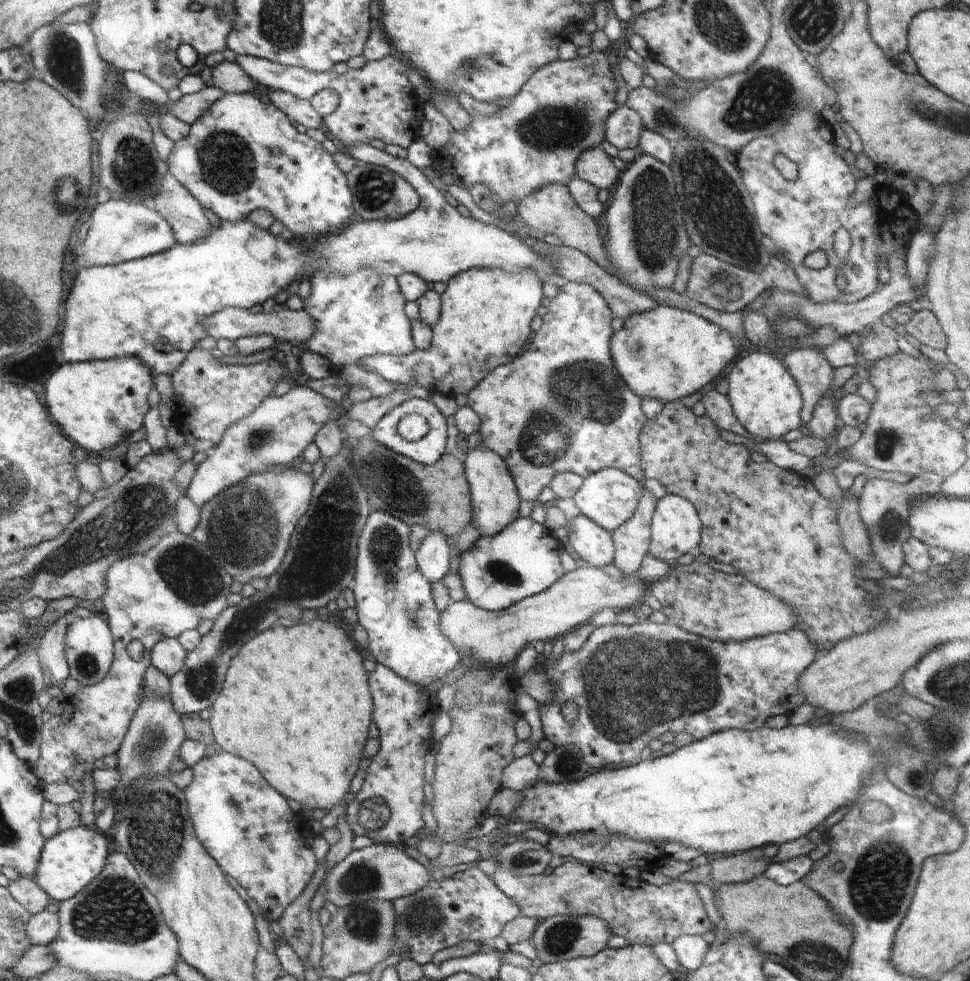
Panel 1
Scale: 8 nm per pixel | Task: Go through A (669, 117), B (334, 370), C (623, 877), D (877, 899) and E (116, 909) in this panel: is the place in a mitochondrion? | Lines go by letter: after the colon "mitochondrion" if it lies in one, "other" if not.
A: mitochondrion
B: other
C: other
D: mitochondrion
E: mitochondrion

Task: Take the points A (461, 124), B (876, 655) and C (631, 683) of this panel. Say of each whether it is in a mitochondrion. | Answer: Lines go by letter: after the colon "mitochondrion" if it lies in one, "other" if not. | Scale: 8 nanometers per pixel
A: other
B: other
C: mitochondrion

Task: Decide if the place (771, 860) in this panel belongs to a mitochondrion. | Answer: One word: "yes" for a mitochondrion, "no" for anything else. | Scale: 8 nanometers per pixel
no

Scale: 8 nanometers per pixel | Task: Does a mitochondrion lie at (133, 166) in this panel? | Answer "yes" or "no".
yes

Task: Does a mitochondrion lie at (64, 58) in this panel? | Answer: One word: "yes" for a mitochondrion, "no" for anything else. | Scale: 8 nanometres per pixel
yes

